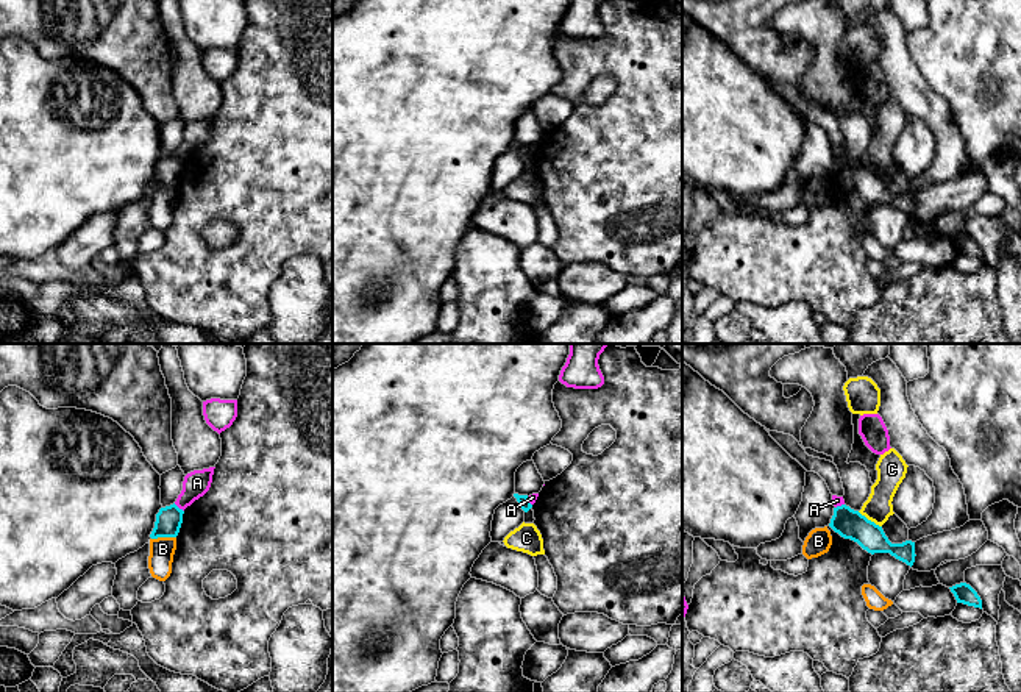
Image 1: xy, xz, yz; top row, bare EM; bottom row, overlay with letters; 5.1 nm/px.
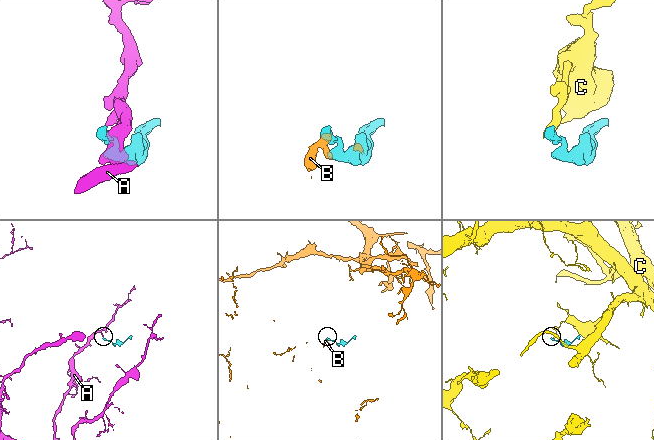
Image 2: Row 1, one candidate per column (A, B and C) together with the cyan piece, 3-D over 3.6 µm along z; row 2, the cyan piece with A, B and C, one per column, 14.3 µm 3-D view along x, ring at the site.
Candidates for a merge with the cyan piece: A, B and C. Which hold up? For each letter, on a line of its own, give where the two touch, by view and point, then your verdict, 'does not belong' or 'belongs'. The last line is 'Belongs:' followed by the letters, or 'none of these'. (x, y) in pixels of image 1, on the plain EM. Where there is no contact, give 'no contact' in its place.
A: contact xy (177, 156); does not belong
B: contact xy (163, 186); does not belong
C: contact yz (870, 171); does not belong
Belongs: none of these

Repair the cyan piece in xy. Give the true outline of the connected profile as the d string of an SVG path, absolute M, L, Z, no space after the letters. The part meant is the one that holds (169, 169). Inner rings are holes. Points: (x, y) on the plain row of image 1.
M175 153L165 158L161 158L156 164L155 178L150 184L151 189L158 187L176 187L183 173L184 161L180 159Z

